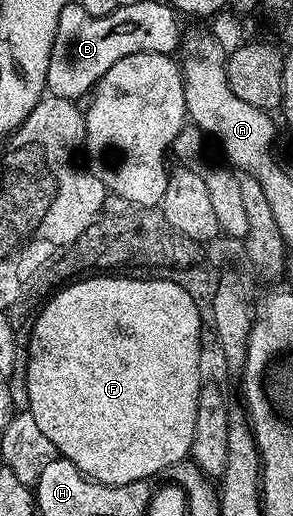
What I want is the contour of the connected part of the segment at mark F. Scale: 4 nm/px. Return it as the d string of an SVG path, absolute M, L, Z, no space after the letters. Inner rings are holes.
M87 275L82 279L72 280L70 283L64 284L58 291L47 301L47 306L39 313L39 318L34 318L31 326L30 337L25 346L25 358L27 360L27 385L29 393L28 410L33 415L33 419L37 419L37 427L41 427L41 435L49 438L49 443L53 443L56 454L64 461L71 461L93 481L100 481L102 485L128 485L134 481L147 481L160 473L166 474L169 467L186 462L191 452L191 444L193 443L193 427L197 423L197 407L199 406L199 390L205 384L203 378L203 361L199 358L199 332L205 329L204 323L199 318L199 304L193 299L193 295L189 295L189 291L185 291L185 287L177 287L174 279L162 281L159 275Z

